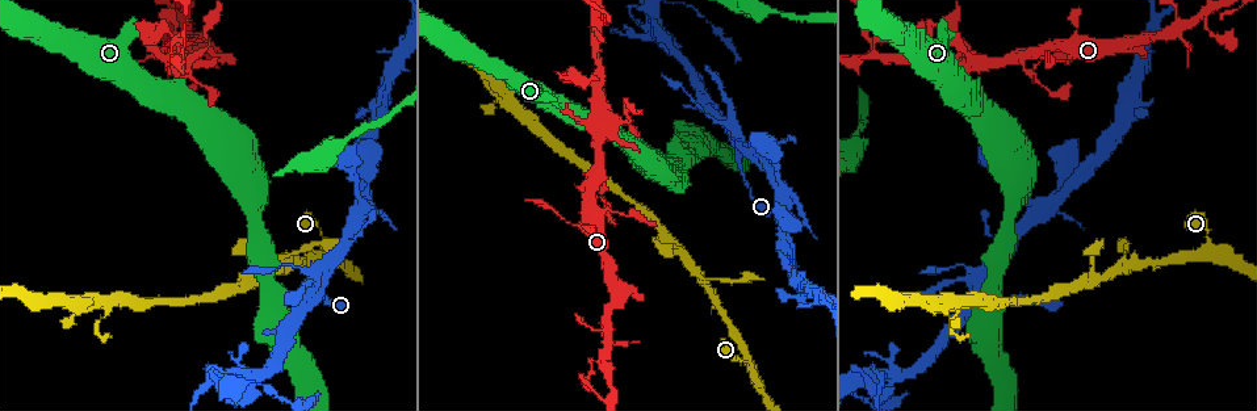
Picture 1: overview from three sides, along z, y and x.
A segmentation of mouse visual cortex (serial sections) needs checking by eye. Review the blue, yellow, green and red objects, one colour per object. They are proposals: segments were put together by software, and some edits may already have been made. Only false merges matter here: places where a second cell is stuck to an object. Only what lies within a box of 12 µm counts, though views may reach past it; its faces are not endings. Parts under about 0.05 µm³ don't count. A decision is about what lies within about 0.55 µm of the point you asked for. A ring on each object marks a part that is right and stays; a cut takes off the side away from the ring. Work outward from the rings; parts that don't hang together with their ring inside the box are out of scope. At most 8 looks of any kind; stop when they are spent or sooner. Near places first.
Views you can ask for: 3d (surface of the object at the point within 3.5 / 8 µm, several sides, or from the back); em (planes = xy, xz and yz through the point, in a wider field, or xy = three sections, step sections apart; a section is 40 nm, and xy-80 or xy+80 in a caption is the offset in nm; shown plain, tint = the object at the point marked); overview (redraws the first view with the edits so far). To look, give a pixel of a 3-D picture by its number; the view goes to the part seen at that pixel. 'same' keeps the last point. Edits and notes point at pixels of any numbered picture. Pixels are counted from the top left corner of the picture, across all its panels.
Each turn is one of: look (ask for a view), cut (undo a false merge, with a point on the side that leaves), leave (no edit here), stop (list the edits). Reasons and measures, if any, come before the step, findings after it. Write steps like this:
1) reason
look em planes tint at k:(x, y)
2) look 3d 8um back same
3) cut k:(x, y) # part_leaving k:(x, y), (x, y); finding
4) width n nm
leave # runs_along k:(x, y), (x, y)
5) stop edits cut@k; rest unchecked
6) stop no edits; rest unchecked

sharp bend
look 3d 3.5um at 1:(750, 365)

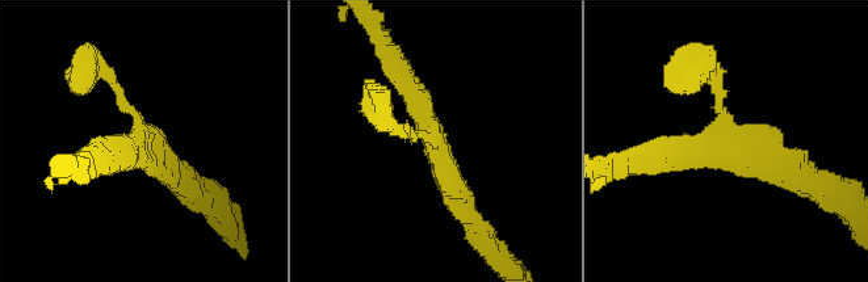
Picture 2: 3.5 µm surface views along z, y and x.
now the EM
look em xy step 1 tint at 2:(729, 133)

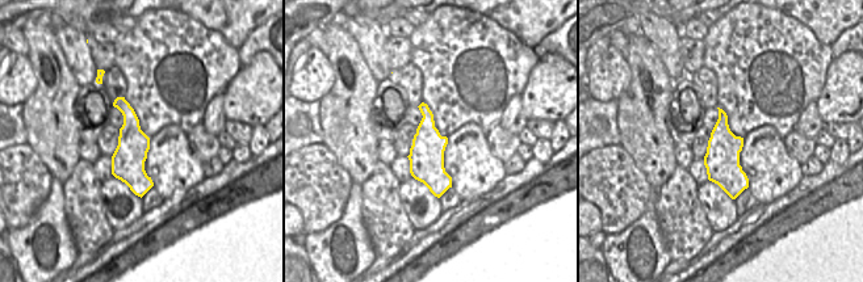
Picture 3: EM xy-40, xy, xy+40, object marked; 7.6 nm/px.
another direction
look em xy step 5 tint same

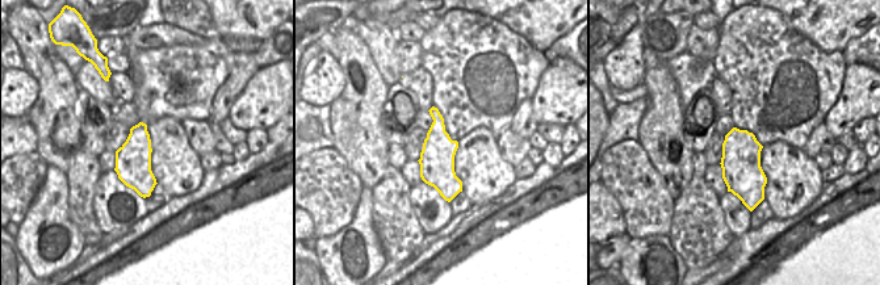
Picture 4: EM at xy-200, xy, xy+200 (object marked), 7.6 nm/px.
arms 3
leave # runs_along 4:(434, 110), (438, 171), (448, 197); continuous, no second cell

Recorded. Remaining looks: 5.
abrupt turn
look 3d 8um at 1:(705, 282)

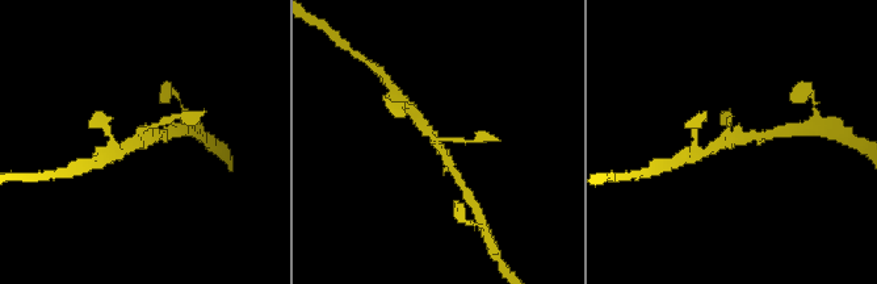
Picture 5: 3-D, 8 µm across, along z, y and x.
look 3d 3.5um back at 5:(141, 140)

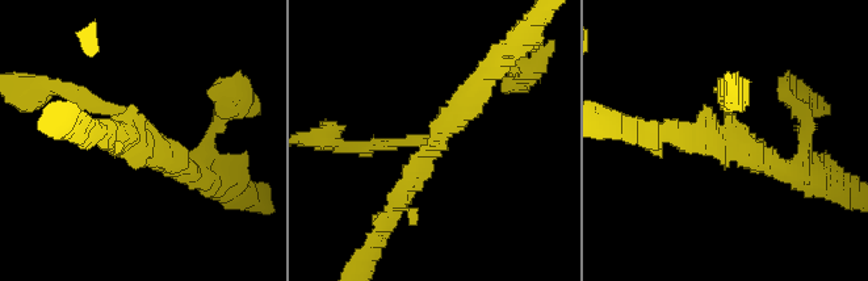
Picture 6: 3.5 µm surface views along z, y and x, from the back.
arms 3; arm_widths 150, 250, 300 nm
look em planes tint at 6:(432, 154)

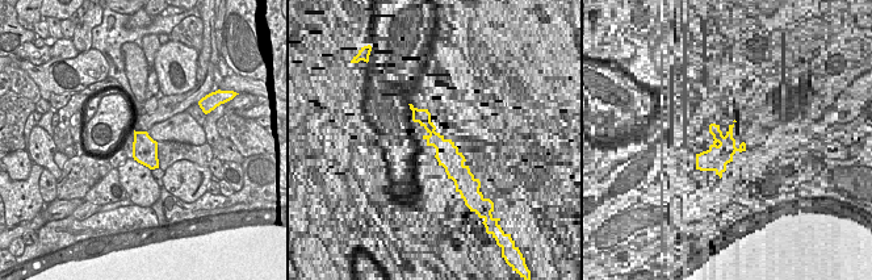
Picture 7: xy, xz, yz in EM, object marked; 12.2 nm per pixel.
leave # one cell here

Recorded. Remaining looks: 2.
four or more arms meet
look 3d 3.5um at 1:(314, 293)

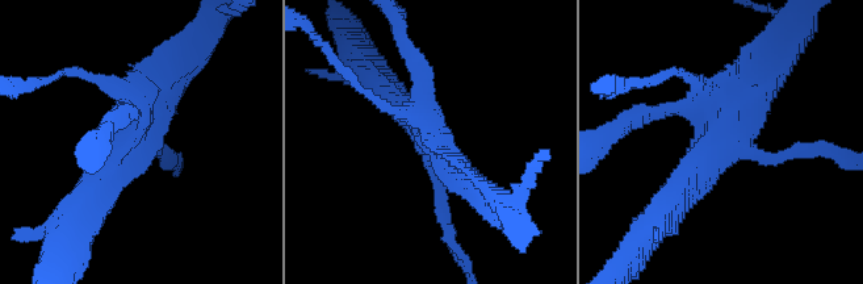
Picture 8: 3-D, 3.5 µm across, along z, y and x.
look em xy step 3 tint at 8:(431, 158)

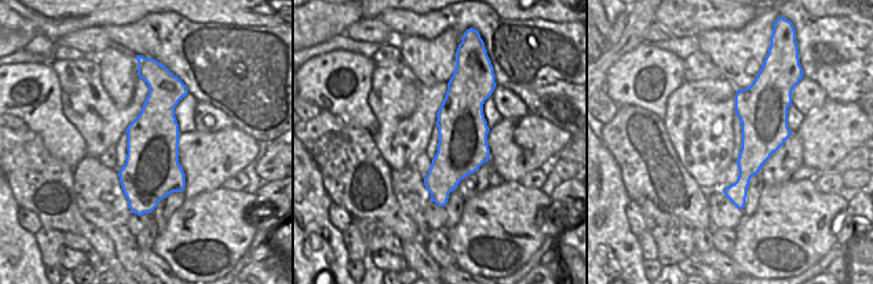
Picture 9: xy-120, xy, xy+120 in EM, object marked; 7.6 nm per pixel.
leave # runs_along 8:(820, 153), (755, 157), (742, 141), (769, 69); continuous, no second cell

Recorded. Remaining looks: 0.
stop no edits; rest unchecked

